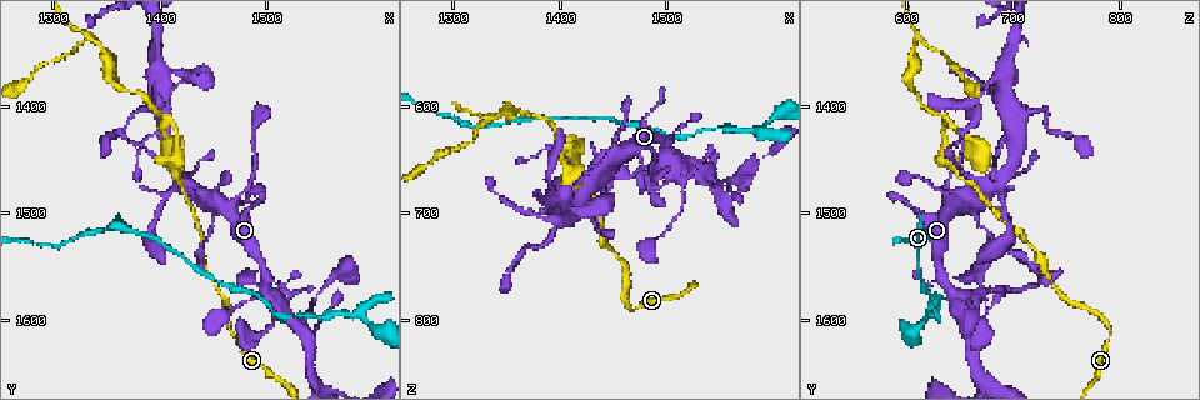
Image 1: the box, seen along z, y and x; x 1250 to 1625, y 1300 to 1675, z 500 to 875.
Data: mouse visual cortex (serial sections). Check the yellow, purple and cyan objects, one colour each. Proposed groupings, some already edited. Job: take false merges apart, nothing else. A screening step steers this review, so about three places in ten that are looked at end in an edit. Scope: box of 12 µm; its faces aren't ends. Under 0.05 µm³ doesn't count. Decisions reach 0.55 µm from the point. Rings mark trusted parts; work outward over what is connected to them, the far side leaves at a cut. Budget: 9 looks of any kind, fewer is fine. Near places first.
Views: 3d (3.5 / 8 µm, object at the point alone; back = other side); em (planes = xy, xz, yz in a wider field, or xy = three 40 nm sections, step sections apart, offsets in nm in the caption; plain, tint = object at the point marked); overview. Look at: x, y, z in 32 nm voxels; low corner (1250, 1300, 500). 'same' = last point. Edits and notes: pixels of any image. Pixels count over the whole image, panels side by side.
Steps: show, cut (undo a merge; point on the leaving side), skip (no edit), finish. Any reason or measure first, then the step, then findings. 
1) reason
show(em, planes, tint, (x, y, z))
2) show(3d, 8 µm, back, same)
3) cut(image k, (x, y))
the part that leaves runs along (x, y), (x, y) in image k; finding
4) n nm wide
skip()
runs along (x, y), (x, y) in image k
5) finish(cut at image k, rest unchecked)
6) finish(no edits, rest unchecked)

show(em, xy, step 2, tint, (1440, 1482, 656))

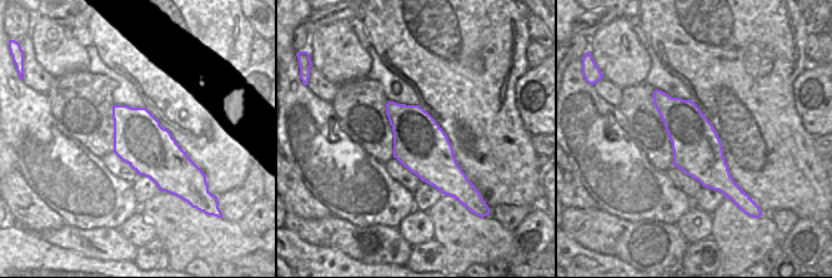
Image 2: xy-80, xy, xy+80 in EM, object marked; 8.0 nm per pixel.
see where the arms go
show(3d, 3.5 µm, same)

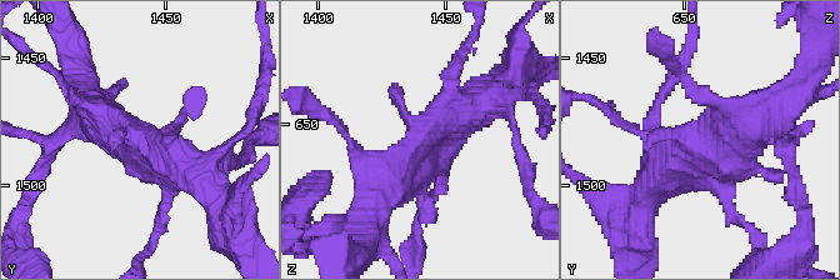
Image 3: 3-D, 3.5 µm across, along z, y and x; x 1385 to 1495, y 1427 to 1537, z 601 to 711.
440 nm wide
skip()
runs along (476, 100), (419, 139), (376, 205) in image 3; one cell here

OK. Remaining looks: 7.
three-way junction
show(3d, 3.5 µm, (1408, 1414, 638))

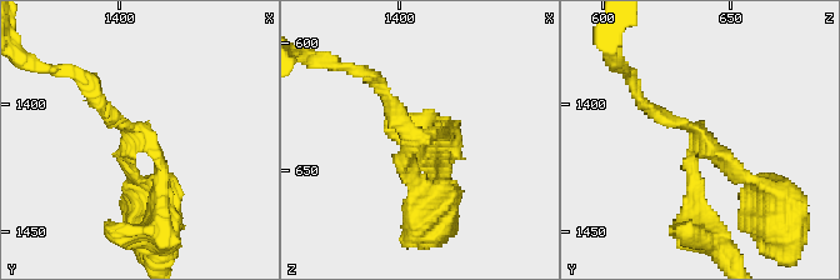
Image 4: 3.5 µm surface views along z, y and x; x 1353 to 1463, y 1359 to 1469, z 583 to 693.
3 arms; arms of 150, 200, 250 nm
show(em, planes, tint, (1410, 1414, 637))

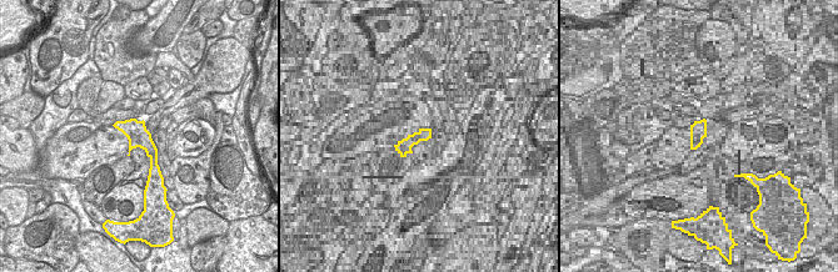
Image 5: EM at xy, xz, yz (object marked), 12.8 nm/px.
another direction
show(em, xy, step 2, tint, same)

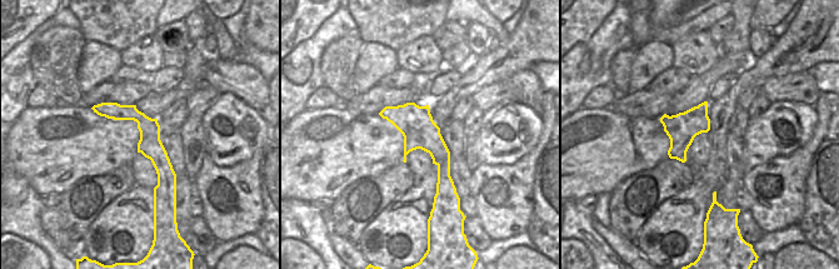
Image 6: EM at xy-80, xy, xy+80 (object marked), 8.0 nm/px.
skip()
runs along (696, 218), (696, 138), (754, 180) in image 4; one cell here

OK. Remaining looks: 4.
show(em, xy, step 2, tint, (1488, 1618, 674))

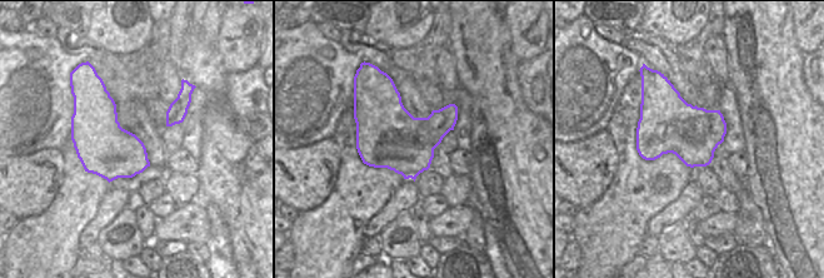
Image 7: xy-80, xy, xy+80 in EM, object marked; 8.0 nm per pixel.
show(3d, 3.5 µm, same)

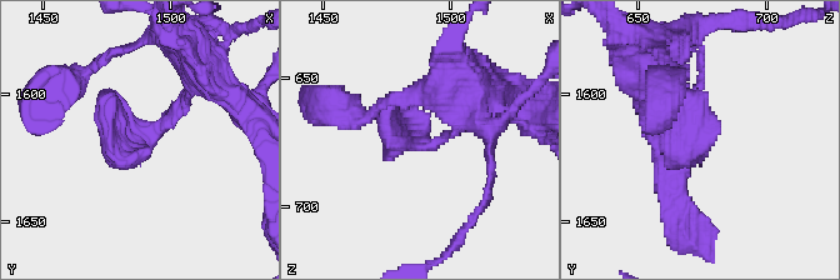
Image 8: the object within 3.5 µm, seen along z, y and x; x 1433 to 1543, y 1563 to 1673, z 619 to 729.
skip()
runs along (204, 69), (146, 138), (111, 123), (116, 99) in image 8; continuous, no second cell

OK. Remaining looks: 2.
abrupt turn
show(3d, 3.5 µm, back, (1404, 1420, 696))

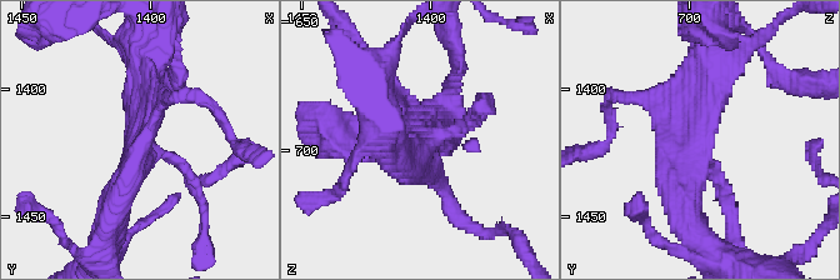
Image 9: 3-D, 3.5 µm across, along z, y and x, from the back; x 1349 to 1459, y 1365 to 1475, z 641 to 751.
need the tissue
show(em, xy, step 1, tint, (1404, 1419, 696))

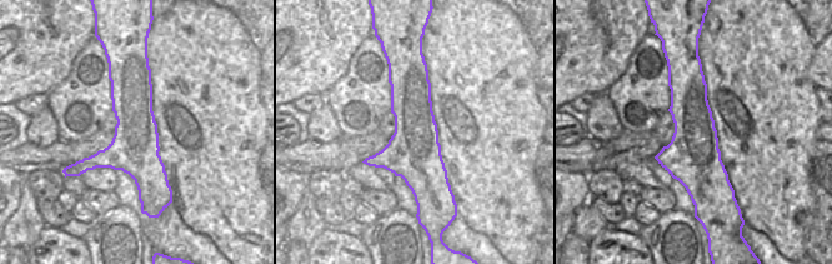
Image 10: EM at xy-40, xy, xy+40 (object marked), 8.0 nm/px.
skip()
runs along (126, 69), (144, 199) in image 10; one cell here

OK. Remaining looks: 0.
finish(no edits, rest unchecked)

